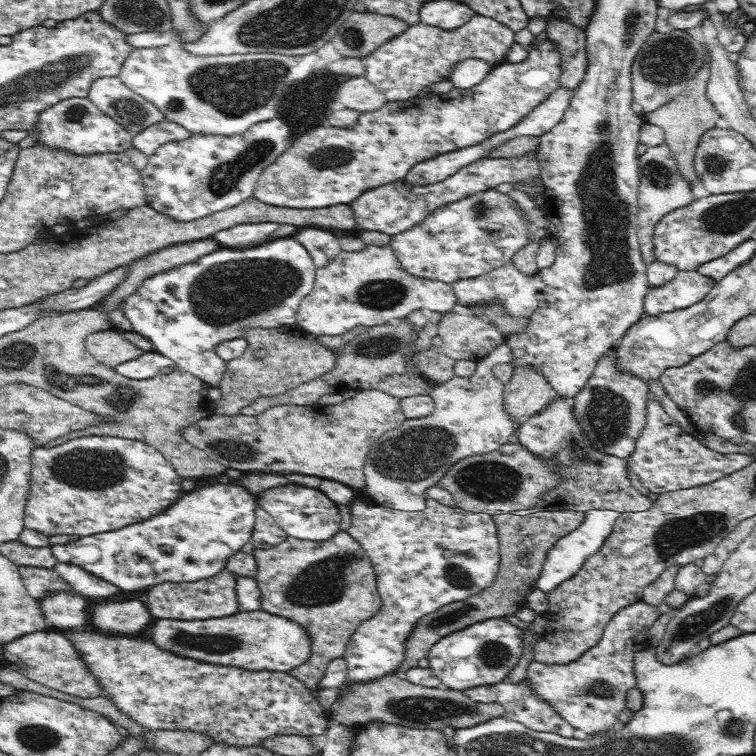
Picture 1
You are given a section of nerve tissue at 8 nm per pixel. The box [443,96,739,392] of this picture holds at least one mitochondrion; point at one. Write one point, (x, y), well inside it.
(657, 174)

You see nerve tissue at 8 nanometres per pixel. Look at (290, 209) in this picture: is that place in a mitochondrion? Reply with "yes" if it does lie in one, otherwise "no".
no

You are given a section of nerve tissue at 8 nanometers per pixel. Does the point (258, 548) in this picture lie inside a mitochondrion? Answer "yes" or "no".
no

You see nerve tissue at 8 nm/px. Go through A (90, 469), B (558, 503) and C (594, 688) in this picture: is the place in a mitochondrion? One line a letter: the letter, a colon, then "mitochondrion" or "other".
A: mitochondrion
B: other
C: mitochondrion

